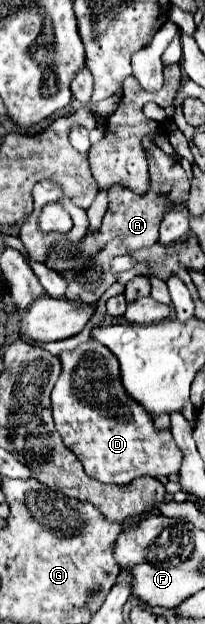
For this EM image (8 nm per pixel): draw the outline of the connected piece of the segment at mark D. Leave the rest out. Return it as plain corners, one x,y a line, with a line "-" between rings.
90,339
86,343
80,343
72,351
64,351
60,355
60,361
62,361
62,375
52,389
54,423
56,423
58,433
62,435
64,445
84,465
88,477
92,477
100,483
128,485
130,481
144,477
144,475
158,477
158,475
170,475
170,473
180,471
182,455
172,439
172,433
168,429
158,431
154,427
152,415
126,393
126,389
120,381
120,363
108,347

